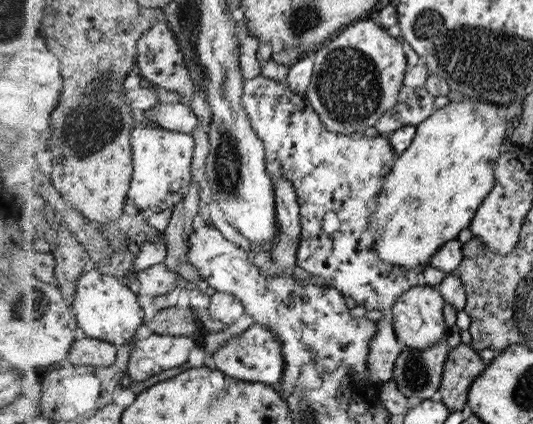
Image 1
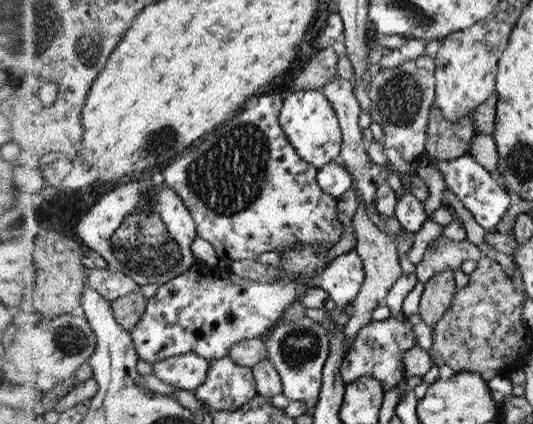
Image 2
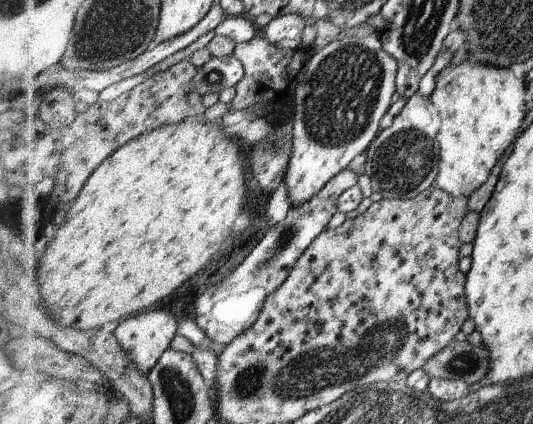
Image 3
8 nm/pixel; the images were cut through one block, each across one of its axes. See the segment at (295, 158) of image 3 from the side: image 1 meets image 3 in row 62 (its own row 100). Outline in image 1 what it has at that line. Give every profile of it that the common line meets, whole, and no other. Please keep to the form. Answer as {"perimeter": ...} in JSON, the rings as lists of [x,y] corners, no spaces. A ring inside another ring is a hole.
{"perimeter":[[[370,19],[354,23],[339,38],[332,39],[332,42],[324,44],[310,55],[314,59],[314,67],[306,95],[328,130],[340,134],[363,133],[369,126],[374,126],[387,110],[398,104],[398,92],[402,92],[402,82],[406,82],[406,56],[402,44],[386,34],[383,24],[378,25]]]}

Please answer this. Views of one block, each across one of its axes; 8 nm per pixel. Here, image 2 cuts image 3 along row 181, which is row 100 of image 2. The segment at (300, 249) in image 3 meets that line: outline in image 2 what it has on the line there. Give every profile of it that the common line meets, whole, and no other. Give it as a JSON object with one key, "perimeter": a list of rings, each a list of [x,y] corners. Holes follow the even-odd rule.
{"perimeter":[[[341,77],[333,78],[332,80],[327,80],[325,86],[320,88],[323,94],[327,96],[330,100],[332,107],[335,108],[335,113],[339,117],[339,122],[342,124],[343,131],[343,144],[342,152],[340,153],[340,160],[346,163],[346,168],[354,174],[354,180],[356,180],[356,188],[360,190],[362,194],[362,200],[364,200],[364,206],[366,206],[366,214],[368,218],[378,226],[379,230],[382,230],[392,241],[398,244],[403,237],[410,238],[410,240],[415,240],[415,233],[405,230],[399,221],[395,217],[382,217],[380,211],[376,209],[376,203],[374,203],[374,198],[376,198],[376,190],[378,190],[378,185],[386,182],[387,171],[392,171],[392,164],[388,162],[385,166],[377,166],[368,157],[366,153],[367,144],[364,141],[364,134],[362,129],[358,124],[358,116],[360,116],[360,106],[353,94],[353,85],[348,79],[343,79]]]}

